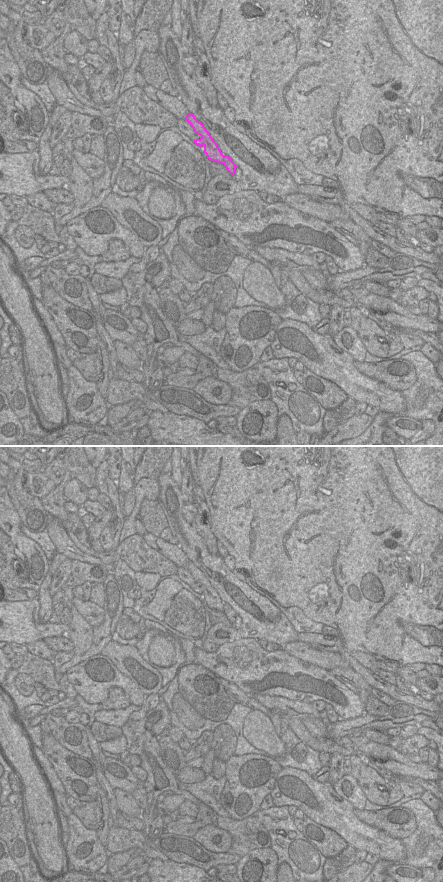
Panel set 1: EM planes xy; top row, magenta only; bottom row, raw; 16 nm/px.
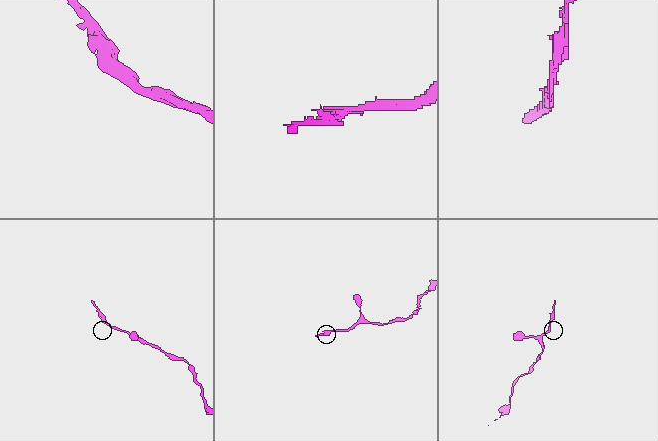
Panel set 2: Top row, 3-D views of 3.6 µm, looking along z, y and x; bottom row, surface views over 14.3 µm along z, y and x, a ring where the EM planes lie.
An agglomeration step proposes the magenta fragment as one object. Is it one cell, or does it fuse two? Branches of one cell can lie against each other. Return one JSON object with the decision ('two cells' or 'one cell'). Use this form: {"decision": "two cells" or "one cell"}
{"decision": "one cell"}

